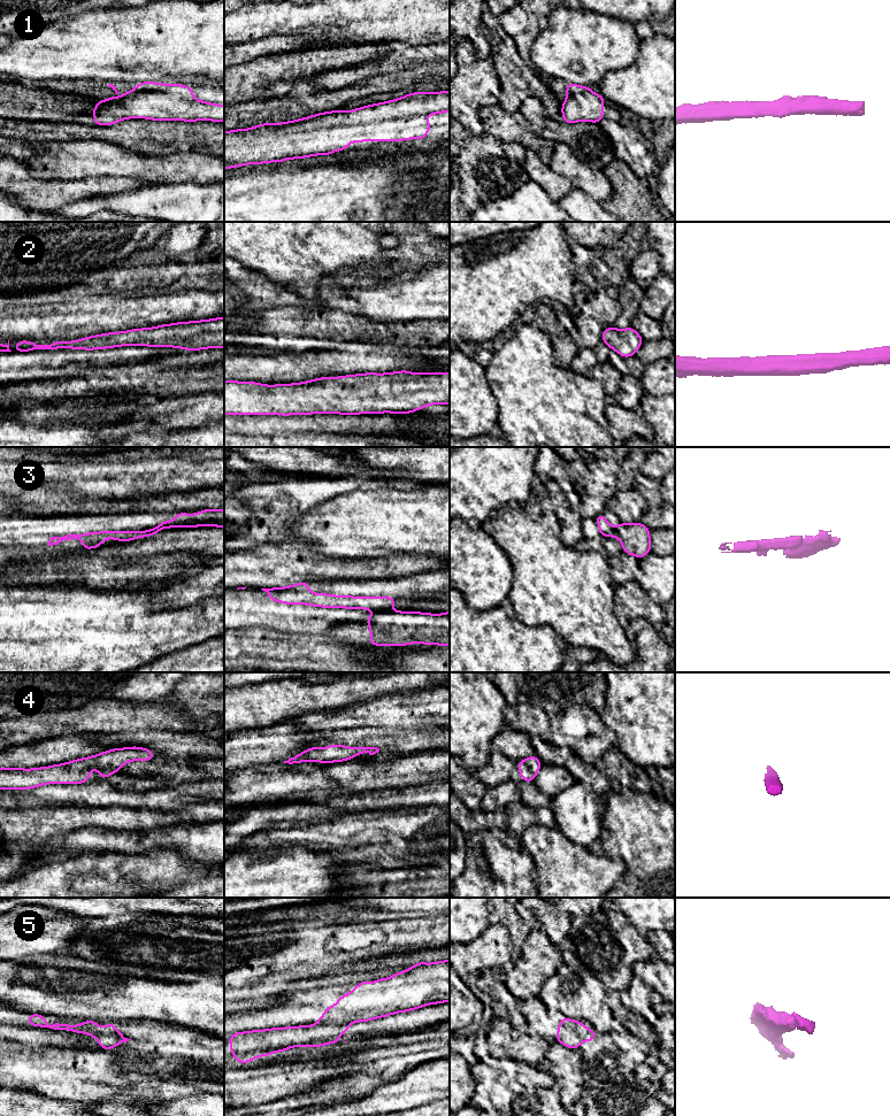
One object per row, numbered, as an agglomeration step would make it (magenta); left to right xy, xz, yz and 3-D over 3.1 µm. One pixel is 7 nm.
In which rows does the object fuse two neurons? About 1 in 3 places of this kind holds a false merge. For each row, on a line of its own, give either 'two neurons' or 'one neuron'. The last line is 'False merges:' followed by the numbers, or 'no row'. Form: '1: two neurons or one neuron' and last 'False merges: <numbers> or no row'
1: one neuron
2: one neuron
3: two neurons
4: one neuron
5: two neurons
False merges: 3, 5

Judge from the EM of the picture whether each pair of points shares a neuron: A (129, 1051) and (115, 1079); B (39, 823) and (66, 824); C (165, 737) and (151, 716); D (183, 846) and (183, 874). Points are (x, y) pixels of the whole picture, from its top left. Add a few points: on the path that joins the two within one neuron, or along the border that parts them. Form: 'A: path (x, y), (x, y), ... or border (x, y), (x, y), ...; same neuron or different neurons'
A: border (109, 1049), (124, 1060), (127, 1071); different neurons
B: path (46, 823), (59, 823); same neuron
C: border (188, 730), (138, 730), (136, 732); different neurons
D: border (158, 847), (174, 848), (190, 860), (209, 863); different neurons

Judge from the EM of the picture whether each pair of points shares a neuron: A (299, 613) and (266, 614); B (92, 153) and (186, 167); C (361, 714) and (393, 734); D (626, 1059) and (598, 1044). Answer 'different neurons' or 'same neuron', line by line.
A: same neuron
B: same neuron
C: different neurons
D: same neuron

